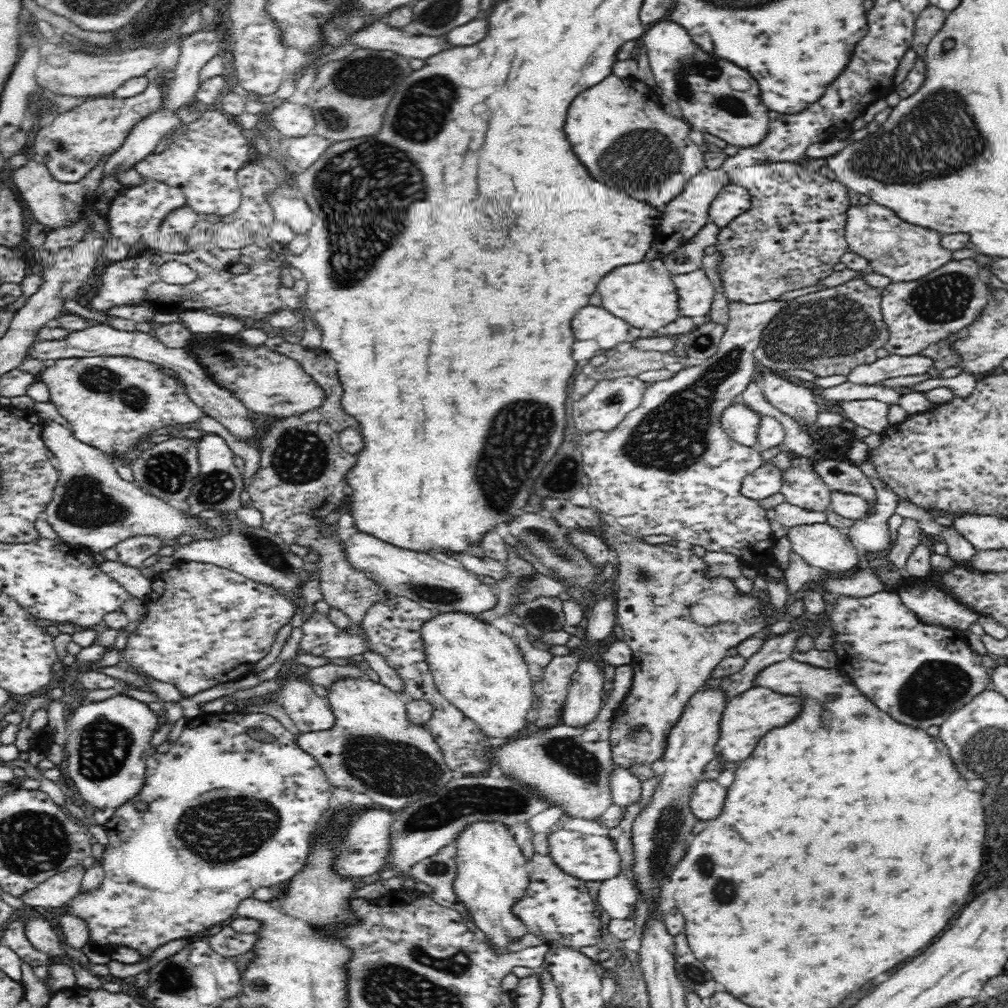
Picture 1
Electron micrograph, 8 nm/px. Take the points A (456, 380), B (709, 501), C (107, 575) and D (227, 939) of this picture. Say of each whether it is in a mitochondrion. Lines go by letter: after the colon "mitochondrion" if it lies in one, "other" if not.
A: other
B: other
C: other
D: other

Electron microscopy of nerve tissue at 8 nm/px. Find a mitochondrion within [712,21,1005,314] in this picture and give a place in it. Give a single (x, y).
(937, 136)

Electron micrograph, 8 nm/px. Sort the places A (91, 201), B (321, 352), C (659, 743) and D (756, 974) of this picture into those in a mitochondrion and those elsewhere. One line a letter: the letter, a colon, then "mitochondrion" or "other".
A: other
B: other
C: other
D: other

